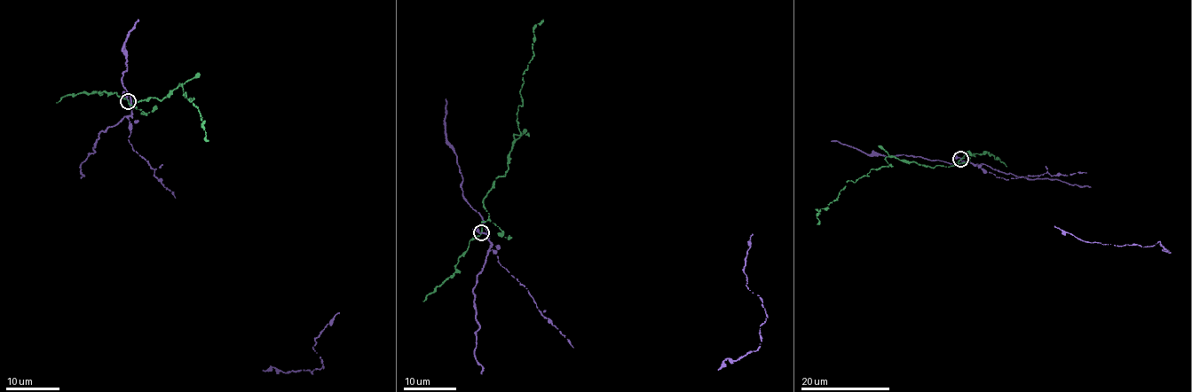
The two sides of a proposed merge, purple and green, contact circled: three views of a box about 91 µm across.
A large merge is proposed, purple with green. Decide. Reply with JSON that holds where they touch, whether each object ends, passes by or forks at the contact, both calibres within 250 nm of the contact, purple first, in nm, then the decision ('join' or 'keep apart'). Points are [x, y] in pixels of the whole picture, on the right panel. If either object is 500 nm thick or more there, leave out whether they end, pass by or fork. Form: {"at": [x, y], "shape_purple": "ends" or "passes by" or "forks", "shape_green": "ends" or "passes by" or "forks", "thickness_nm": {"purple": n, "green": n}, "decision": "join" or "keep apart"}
{"at": [960, 159], "shape_purple": "passes by", "shape_green": "ends", "thickness_nm": {"purple": 160, "green": 280}, "decision": "keep apart"}

